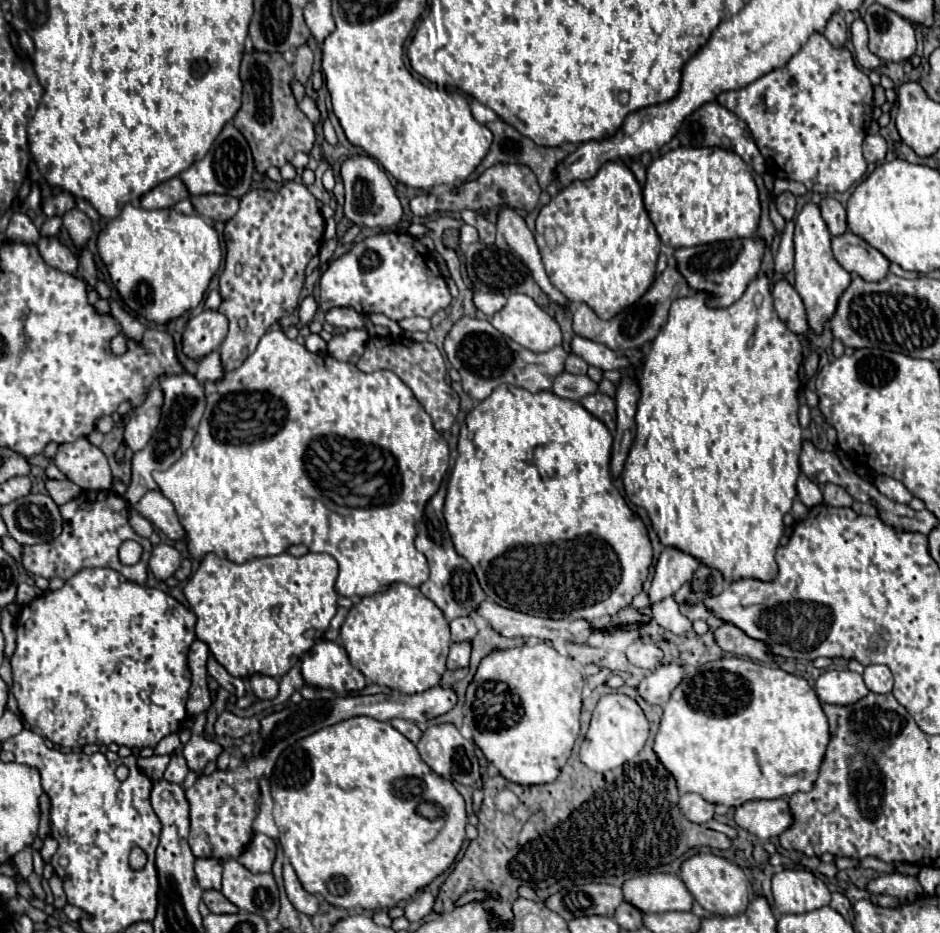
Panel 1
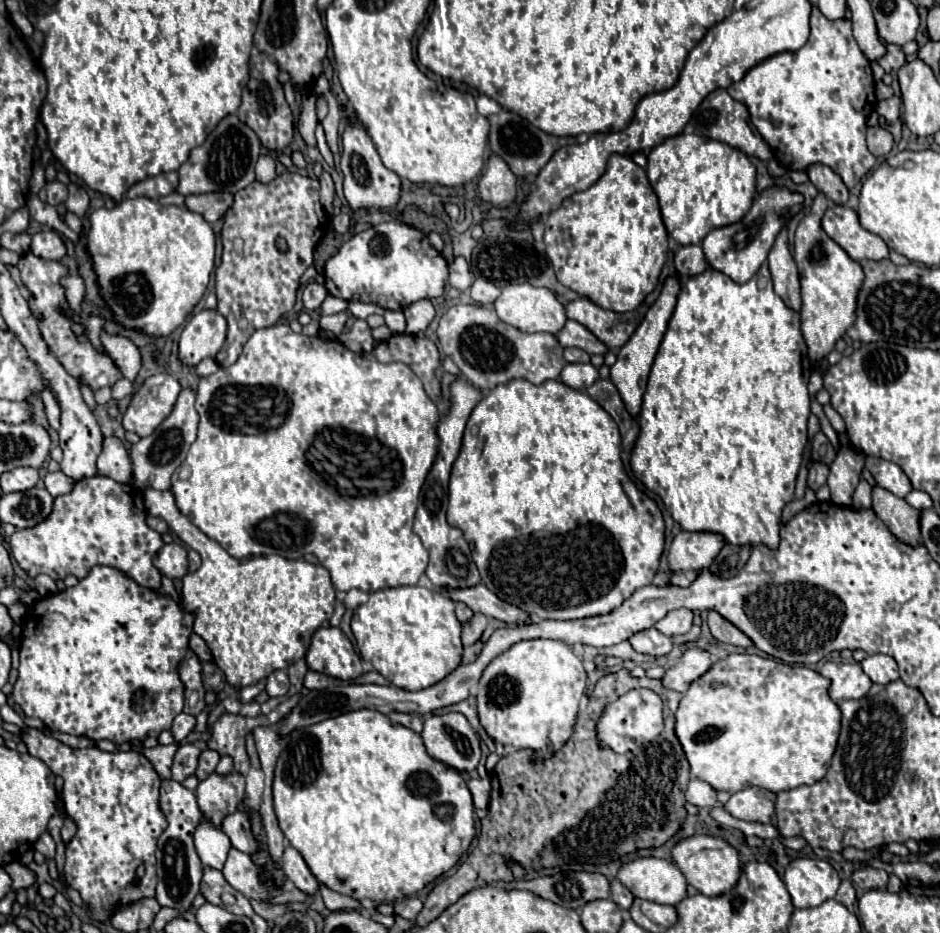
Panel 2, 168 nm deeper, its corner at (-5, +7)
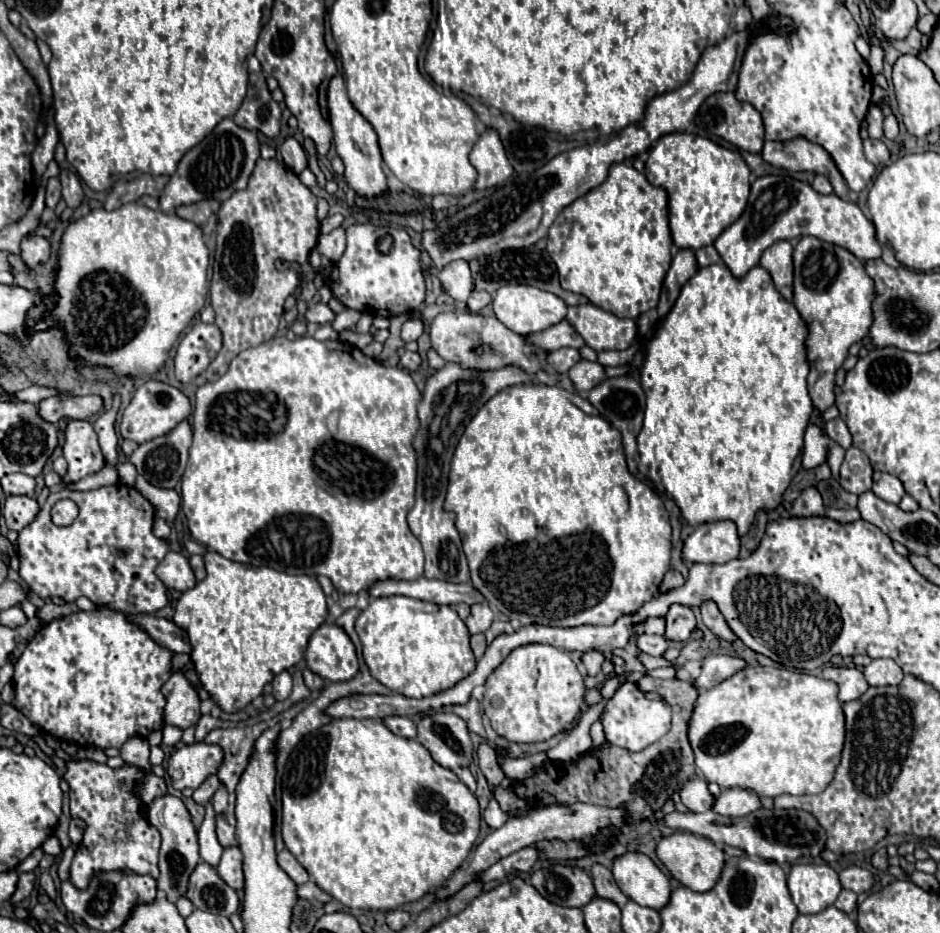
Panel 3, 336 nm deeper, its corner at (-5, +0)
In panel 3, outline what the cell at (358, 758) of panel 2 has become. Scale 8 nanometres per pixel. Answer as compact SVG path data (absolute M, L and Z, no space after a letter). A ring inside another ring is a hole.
M333 719L327 725L319 727L317 731L305 735L301 743L291 751L289 761L285 765L283 781L281 781L281 801L283 801L283 825L281 835L285 847L293 851L297 861L309 871L311 879L327 891L333 899L341 901L349 909L377 909L377 911L391 911L405 903L419 901L427 891L441 887L467 859L469 851L473 849L477 835L479 835L479 803L475 795L459 781L459 777L451 771L435 763L429 751L415 739L405 739L393 735L383 721L375 719Z

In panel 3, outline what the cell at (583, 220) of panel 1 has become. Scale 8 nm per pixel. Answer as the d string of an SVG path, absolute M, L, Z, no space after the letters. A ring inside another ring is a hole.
M615 163L611 165L605 183L591 189L559 213L549 229L547 253L557 265L563 289L585 295L593 305L617 317L637 319L641 313L657 307L661 285L671 265L671 243L665 189L651 185L637 169L625 163Z

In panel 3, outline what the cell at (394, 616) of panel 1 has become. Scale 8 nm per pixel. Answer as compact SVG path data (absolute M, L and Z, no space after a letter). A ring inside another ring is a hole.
M391 595L379 597L369 603L365 611L357 617L355 631L363 645L363 659L371 671L371 675L389 687L395 693L405 697L421 699L435 695L453 687L457 681L467 677L475 669L475 657L469 647L469 631L465 623L459 619L457 611L447 605L435 605L421 599L411 599L405 595Z

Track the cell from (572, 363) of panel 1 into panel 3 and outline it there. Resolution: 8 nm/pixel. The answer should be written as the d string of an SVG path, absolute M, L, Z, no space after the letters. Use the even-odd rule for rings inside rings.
M557 349L557 351L551 351L547 359L557 373L567 373L581 359L581 353L577 349Z

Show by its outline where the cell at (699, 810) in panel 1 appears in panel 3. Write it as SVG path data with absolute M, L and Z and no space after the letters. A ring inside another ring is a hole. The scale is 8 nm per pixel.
M697 777L693 781L689 781L683 789L681 789L681 803L685 807L689 807L693 813L705 813L713 807L715 797L709 793L707 789L707 781L703 777Z

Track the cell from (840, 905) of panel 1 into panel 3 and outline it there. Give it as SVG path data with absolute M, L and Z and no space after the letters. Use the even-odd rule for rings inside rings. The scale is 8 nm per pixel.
M843 889L843 891L839 893L837 901L835 901L835 907L841 909L841 911L845 911L845 913L851 913L851 911L857 907L857 895L855 895L853 891Z

